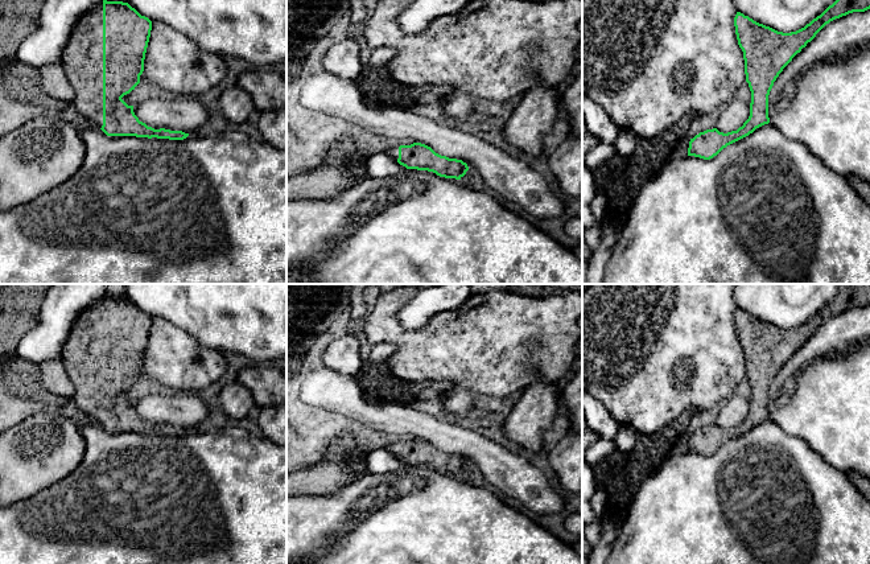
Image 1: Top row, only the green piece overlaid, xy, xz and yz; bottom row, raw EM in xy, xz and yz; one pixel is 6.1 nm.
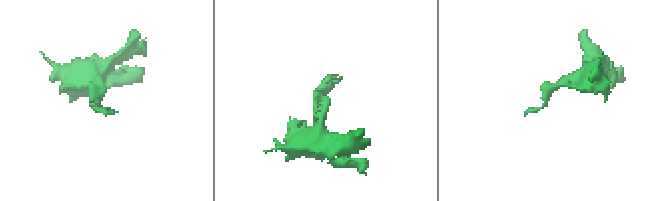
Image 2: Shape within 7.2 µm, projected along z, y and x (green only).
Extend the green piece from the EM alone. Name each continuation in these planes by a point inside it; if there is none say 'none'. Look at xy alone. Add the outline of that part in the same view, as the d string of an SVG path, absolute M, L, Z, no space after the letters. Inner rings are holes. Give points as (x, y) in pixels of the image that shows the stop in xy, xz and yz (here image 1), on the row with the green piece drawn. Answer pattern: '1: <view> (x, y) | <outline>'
1: xy (82, 60) | M103 1L84 13L77 22L59 61L74 90L77 110L103 125Z

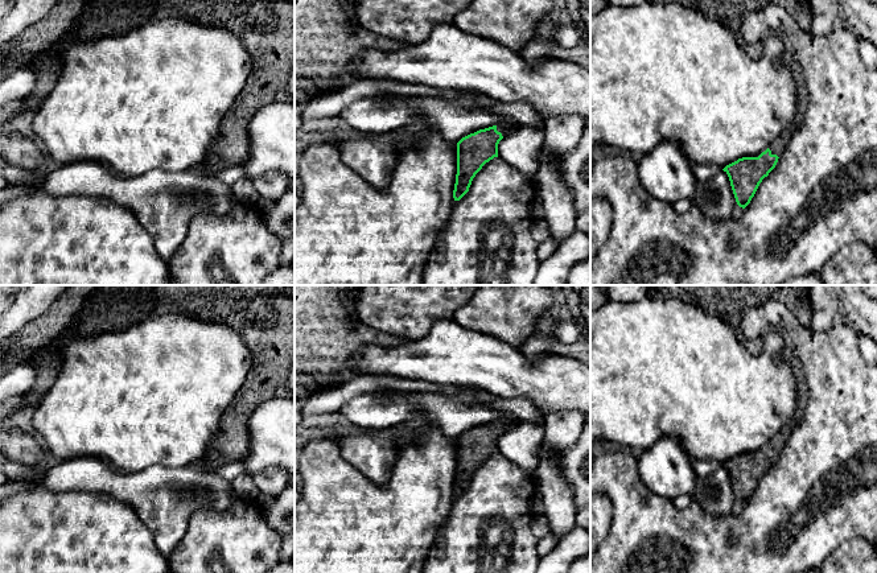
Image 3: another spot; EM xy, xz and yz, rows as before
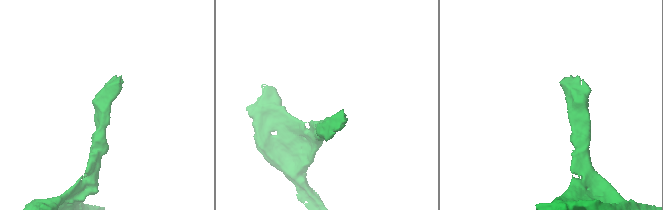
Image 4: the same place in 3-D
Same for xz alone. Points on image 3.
1: xz (505, 130) | M503 123L497 124L497 131L501 132L503 137L507 137L515 132L512 127Z

